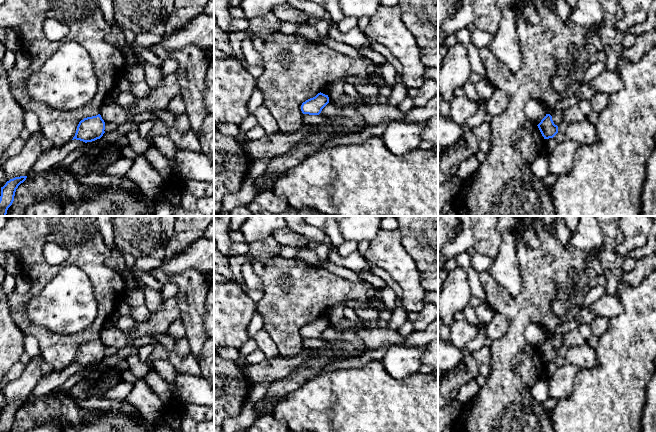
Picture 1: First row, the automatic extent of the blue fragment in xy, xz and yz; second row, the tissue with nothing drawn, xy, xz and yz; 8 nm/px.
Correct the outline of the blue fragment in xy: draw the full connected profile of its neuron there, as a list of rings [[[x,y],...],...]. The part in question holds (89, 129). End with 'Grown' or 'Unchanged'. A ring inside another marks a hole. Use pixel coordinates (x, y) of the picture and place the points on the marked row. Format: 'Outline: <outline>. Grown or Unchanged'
Outline: [[[101,115],[87,117],[81,120],[77,126],[72,140],[80,140],[85,143],[100,139],[105,133],[105,122]]]. Unchanged

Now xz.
Outline: [[[318,93],[315,97],[310,98],[302,103],[301,111],[303,114],[319,115],[322,109],[329,103],[328,95]]]. Unchanged

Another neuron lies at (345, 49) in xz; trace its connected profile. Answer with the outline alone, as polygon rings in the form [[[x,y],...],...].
[[[328,37],[320,41],[309,40],[309,43],[310,44],[324,44],[328,46],[329,48],[332,48],[336,50],[337,52],[340,52],[354,59],[364,58],[364,56],[355,47],[350,46],[348,44],[343,44],[339,41],[333,40]]]

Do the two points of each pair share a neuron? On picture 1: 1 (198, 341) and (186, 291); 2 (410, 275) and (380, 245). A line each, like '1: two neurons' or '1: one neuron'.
1: one neuron
2: one neuron

